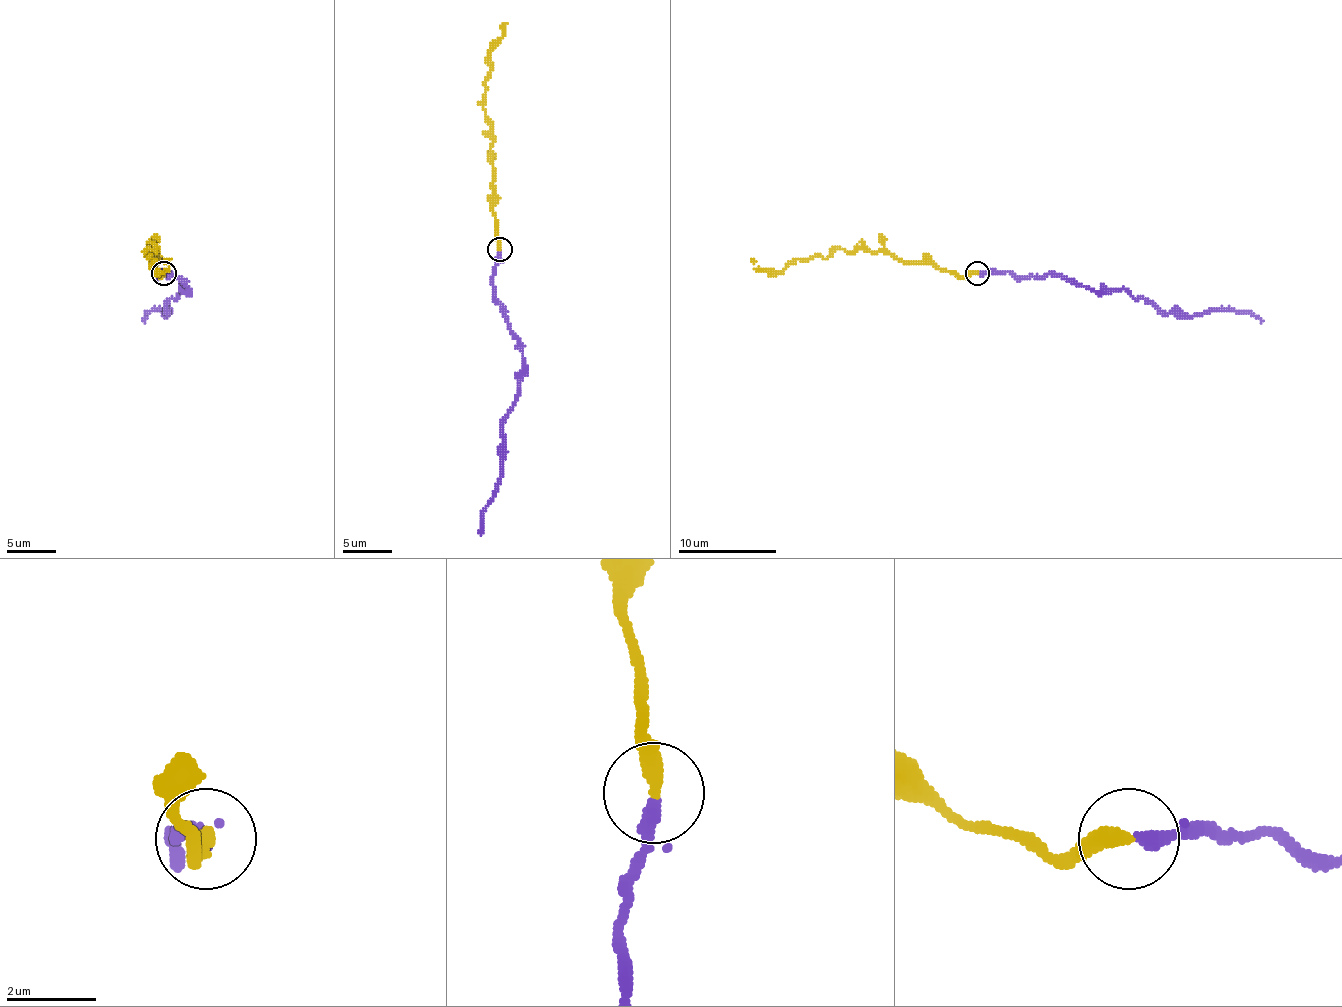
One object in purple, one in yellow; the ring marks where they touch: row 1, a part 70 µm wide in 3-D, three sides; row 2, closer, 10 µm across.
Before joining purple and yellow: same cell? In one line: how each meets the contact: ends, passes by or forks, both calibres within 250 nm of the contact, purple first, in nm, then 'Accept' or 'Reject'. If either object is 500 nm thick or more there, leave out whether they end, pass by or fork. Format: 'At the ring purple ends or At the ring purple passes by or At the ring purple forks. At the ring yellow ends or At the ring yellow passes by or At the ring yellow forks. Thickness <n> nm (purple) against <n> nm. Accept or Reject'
At the ring purple passes by. At the ring yellow ends. Thickness 220 nm (purple) against 360 nm. Accept

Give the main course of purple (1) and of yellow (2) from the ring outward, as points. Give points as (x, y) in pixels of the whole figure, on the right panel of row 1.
1: (978, 274), (1061, 274), (1093, 291), (1123, 288), (1167, 313), (1253, 313), (1261, 323)
2: (978, 274), (955, 276), (931, 264), (904, 264), (869, 249), (793, 259), (776, 271), (756, 271), (751, 259)

